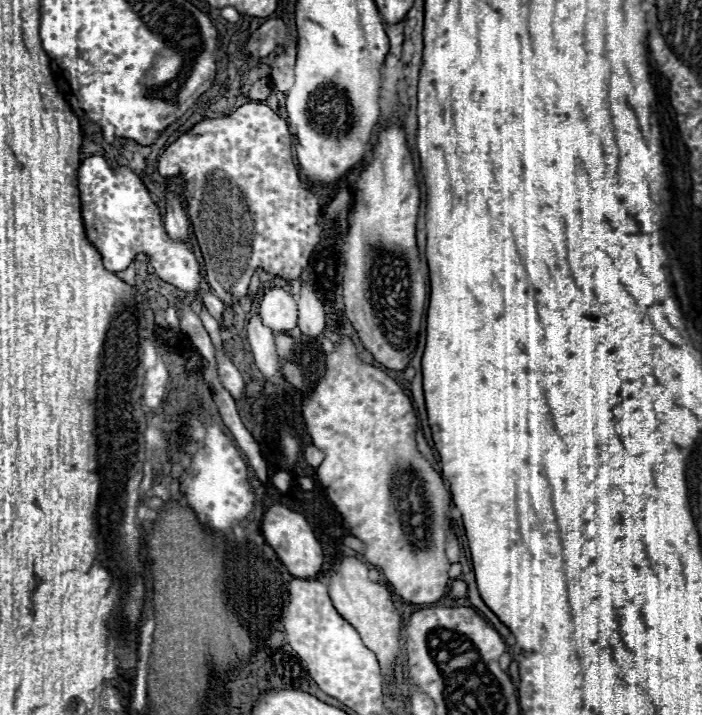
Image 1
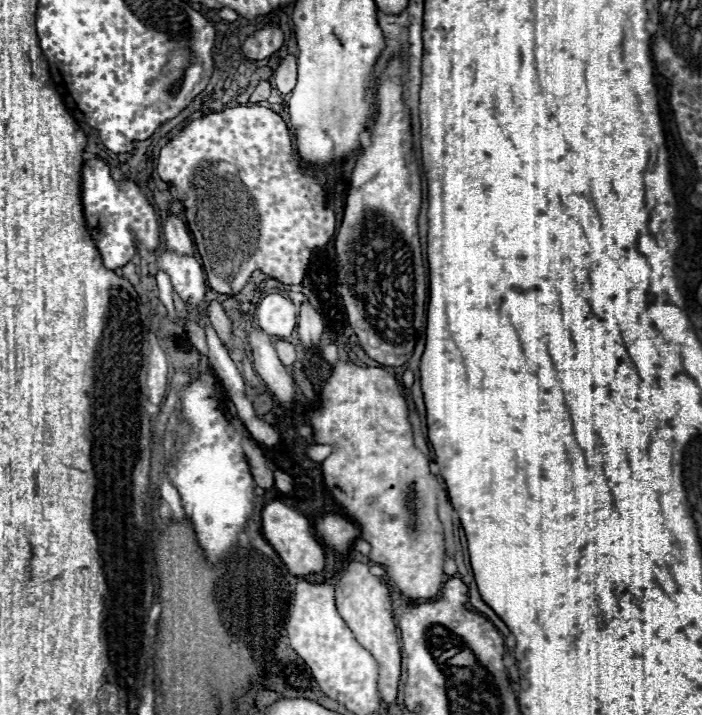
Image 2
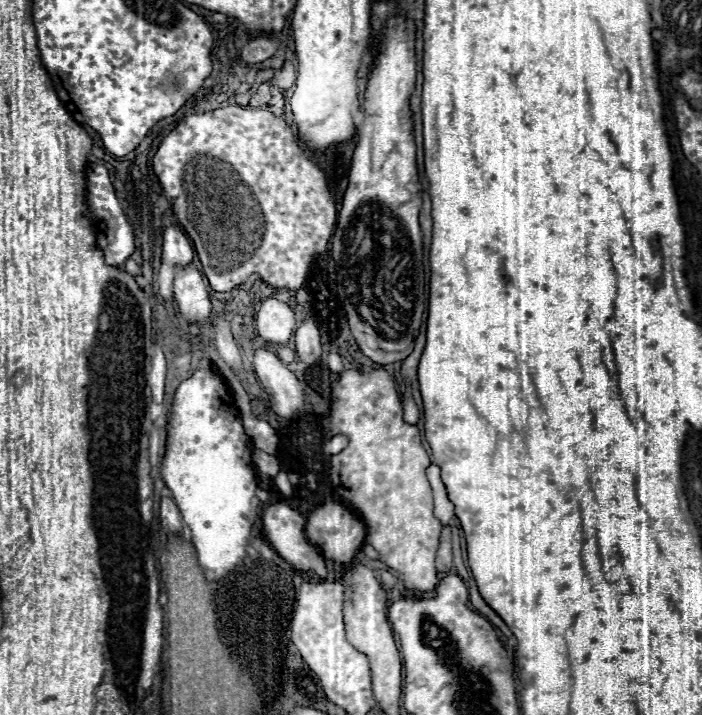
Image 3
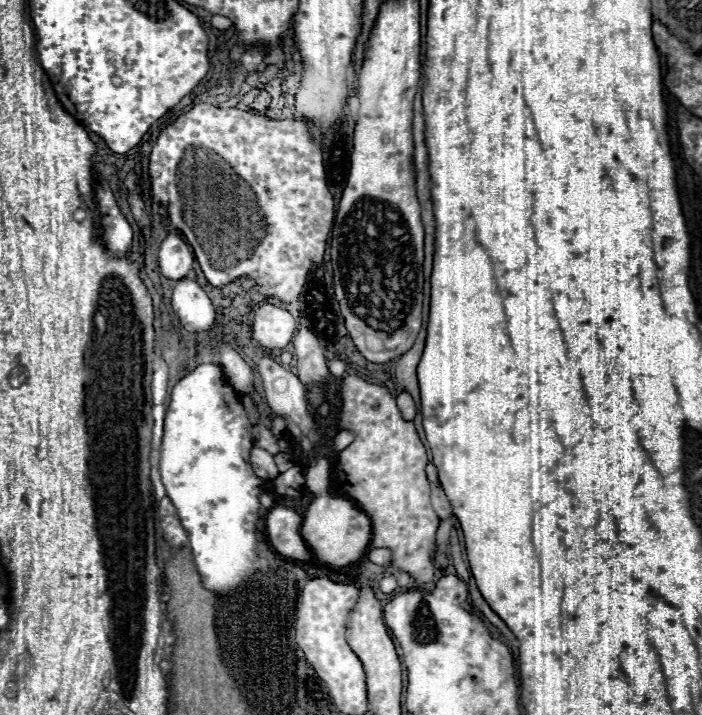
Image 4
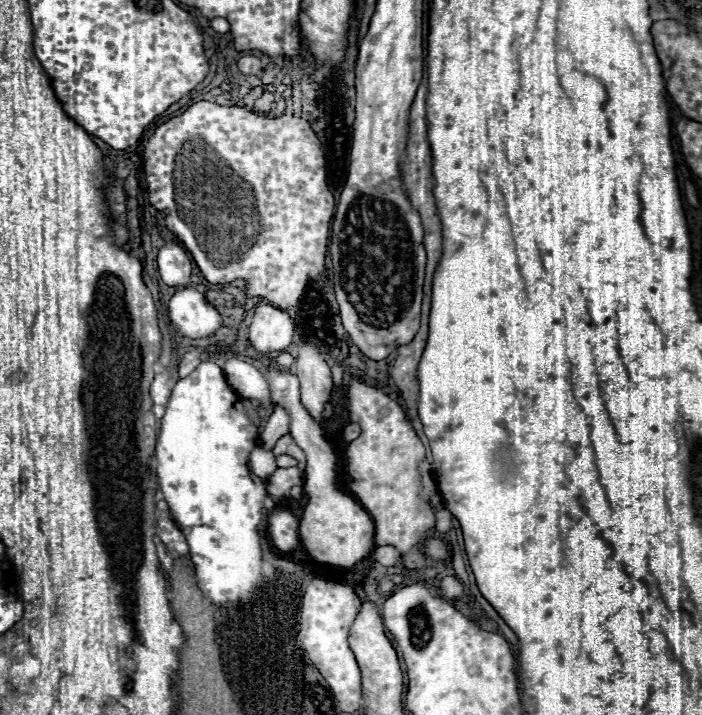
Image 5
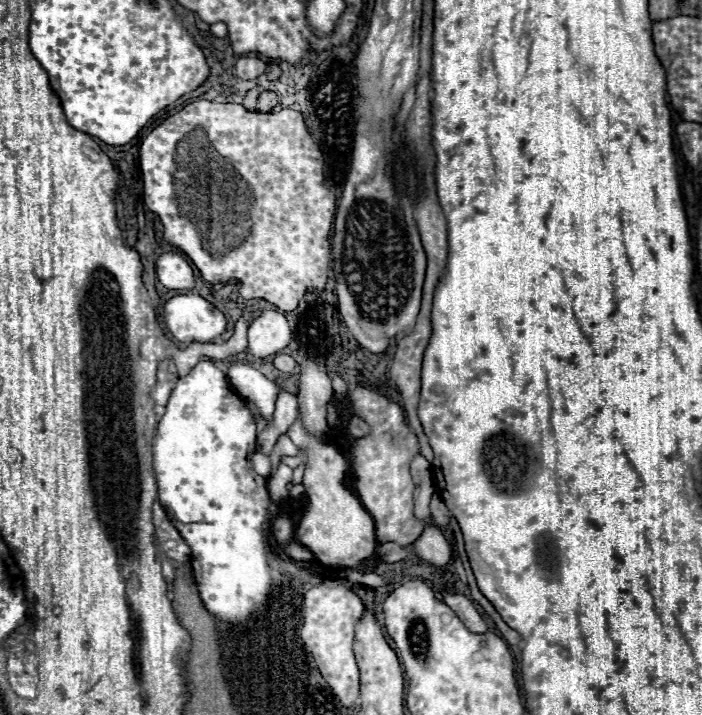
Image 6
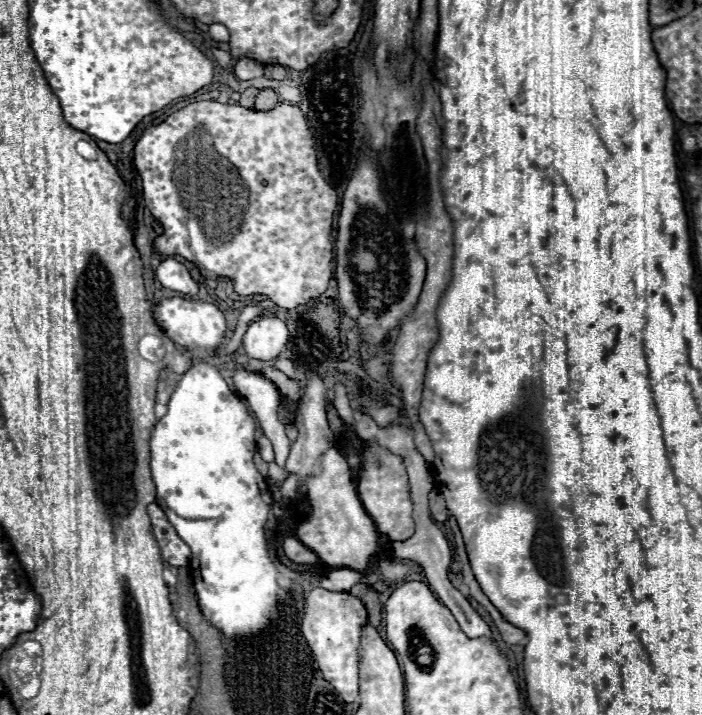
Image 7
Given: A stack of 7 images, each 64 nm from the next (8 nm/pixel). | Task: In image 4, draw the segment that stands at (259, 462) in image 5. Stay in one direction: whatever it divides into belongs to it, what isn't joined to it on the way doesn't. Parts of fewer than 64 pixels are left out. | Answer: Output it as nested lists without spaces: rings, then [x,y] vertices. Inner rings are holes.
[[[254,448],[250,452],[250,464],[252,464],[256,476],[262,478],[262,480],[272,480],[272,478],[278,476],[278,468],[274,464],[274,456],[268,454],[262,448]]]

